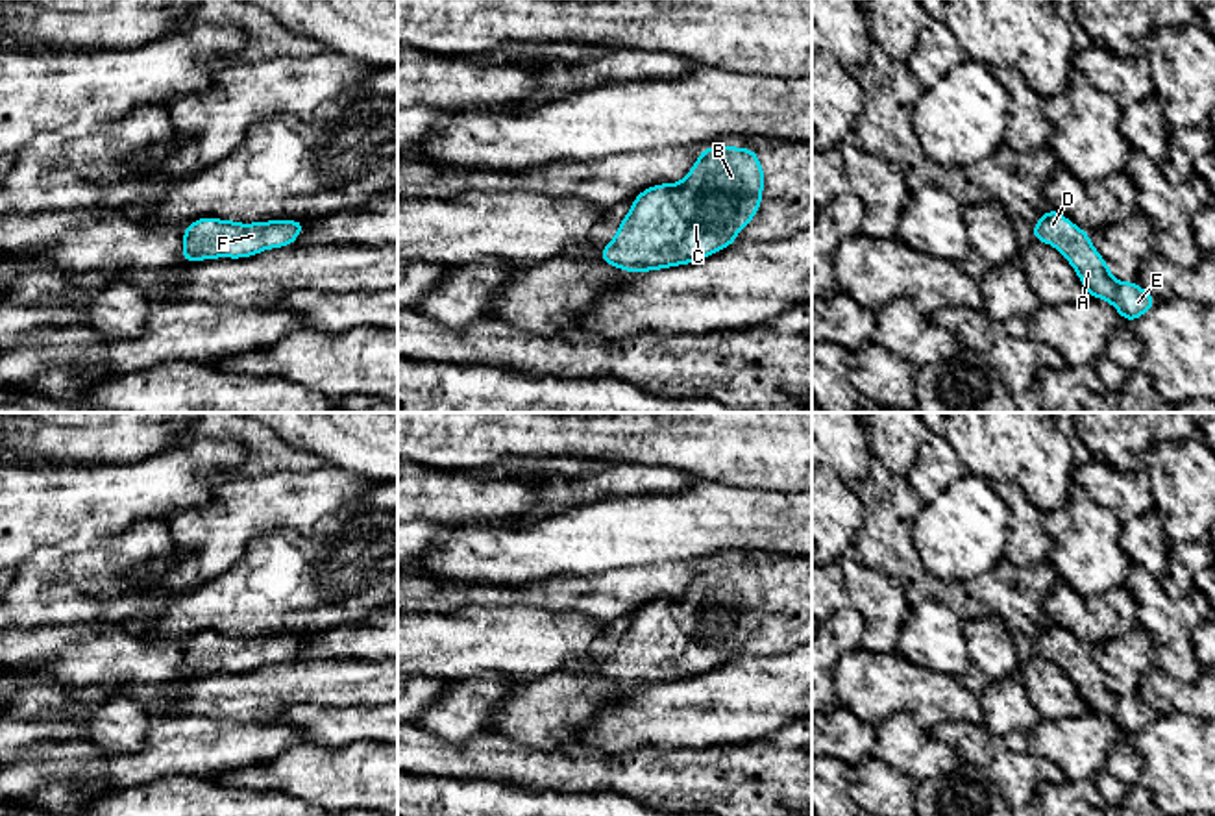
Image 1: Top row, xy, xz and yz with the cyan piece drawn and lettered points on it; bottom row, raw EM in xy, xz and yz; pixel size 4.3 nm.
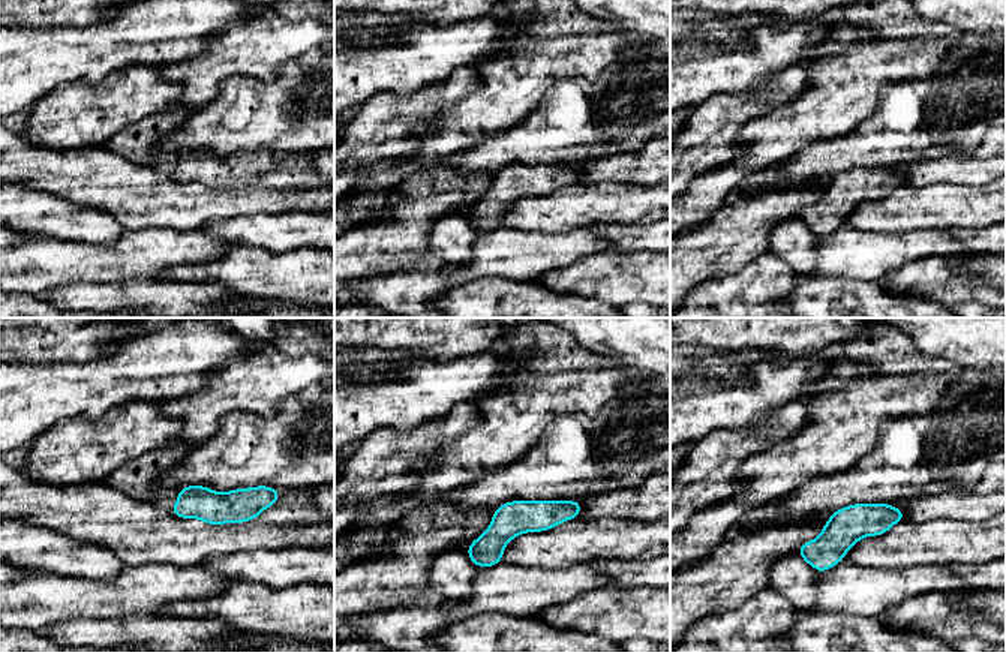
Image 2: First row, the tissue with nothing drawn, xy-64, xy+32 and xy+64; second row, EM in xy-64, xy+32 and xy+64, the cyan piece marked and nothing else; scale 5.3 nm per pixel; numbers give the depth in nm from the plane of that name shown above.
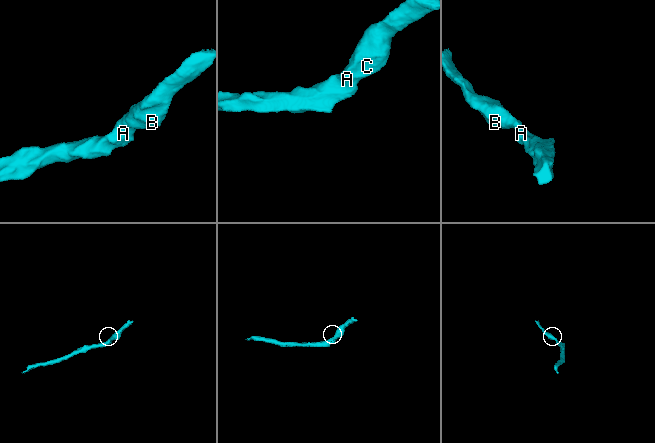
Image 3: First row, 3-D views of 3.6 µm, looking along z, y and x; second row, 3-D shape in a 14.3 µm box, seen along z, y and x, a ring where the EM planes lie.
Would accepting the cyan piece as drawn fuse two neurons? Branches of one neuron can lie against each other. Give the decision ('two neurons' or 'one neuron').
one neuron

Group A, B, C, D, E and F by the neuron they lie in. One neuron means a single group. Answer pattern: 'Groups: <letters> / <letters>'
Groups: A B C D E F

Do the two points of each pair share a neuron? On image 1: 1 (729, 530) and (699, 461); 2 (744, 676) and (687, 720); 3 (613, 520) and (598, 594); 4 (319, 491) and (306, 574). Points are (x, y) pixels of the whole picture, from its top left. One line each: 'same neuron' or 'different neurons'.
1: different neurons
2: same neuron
3: different neurons
4: different neurons

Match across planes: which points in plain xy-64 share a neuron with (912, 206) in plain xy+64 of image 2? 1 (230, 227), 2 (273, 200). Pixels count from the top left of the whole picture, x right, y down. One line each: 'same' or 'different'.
1: different
2: same

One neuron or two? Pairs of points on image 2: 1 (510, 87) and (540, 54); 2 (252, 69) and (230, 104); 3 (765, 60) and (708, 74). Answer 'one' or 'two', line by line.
1: one
2: two
3: one

